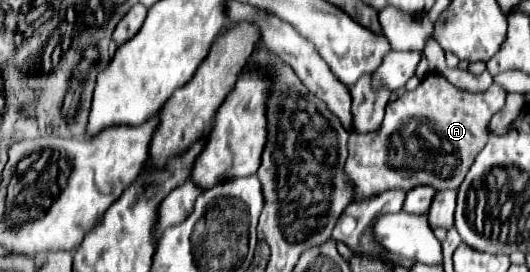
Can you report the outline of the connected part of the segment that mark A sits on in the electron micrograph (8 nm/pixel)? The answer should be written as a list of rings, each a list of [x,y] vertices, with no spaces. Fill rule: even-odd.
[[[431,71],[415,91],[407,91],[387,103],[379,131],[349,137],[345,177],[353,185],[353,201],[389,189],[409,191],[423,183],[437,191],[459,189],[471,163],[487,145],[487,125],[505,105],[505,97],[505,89],[497,83],[483,93],[469,93]]]

